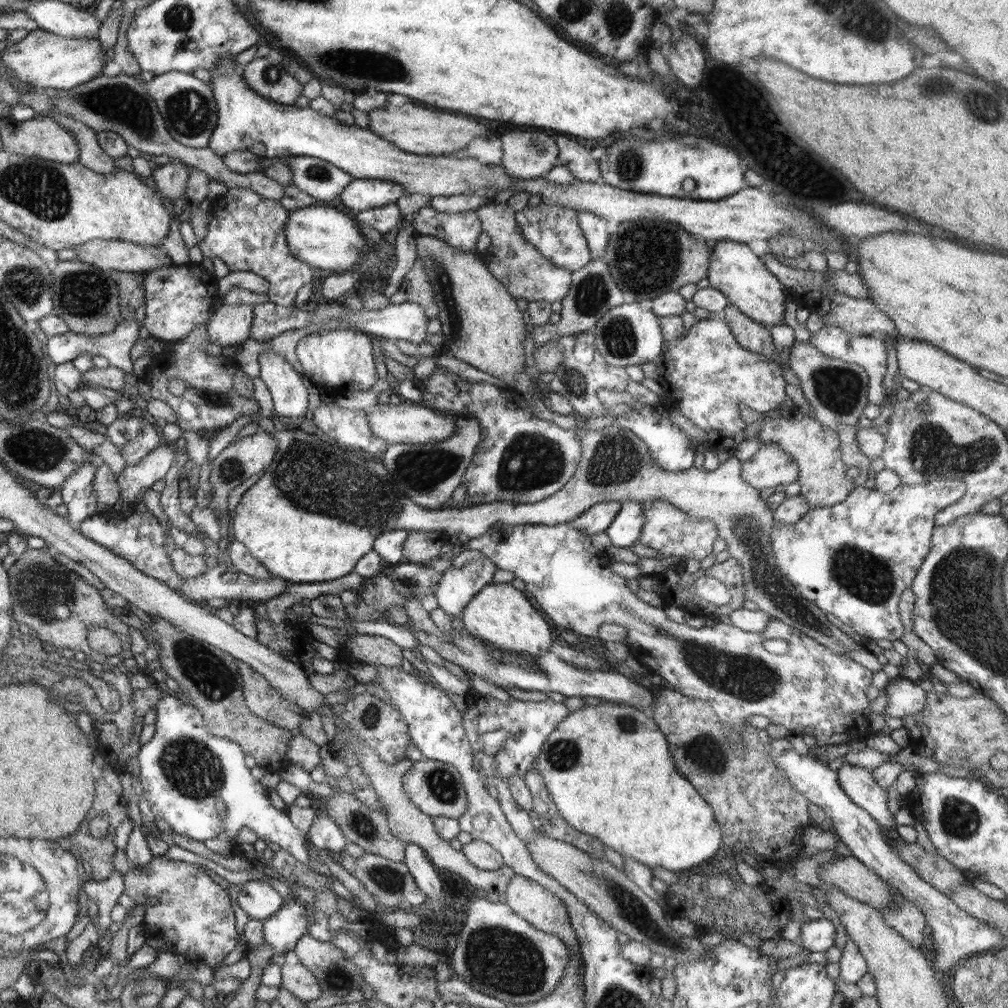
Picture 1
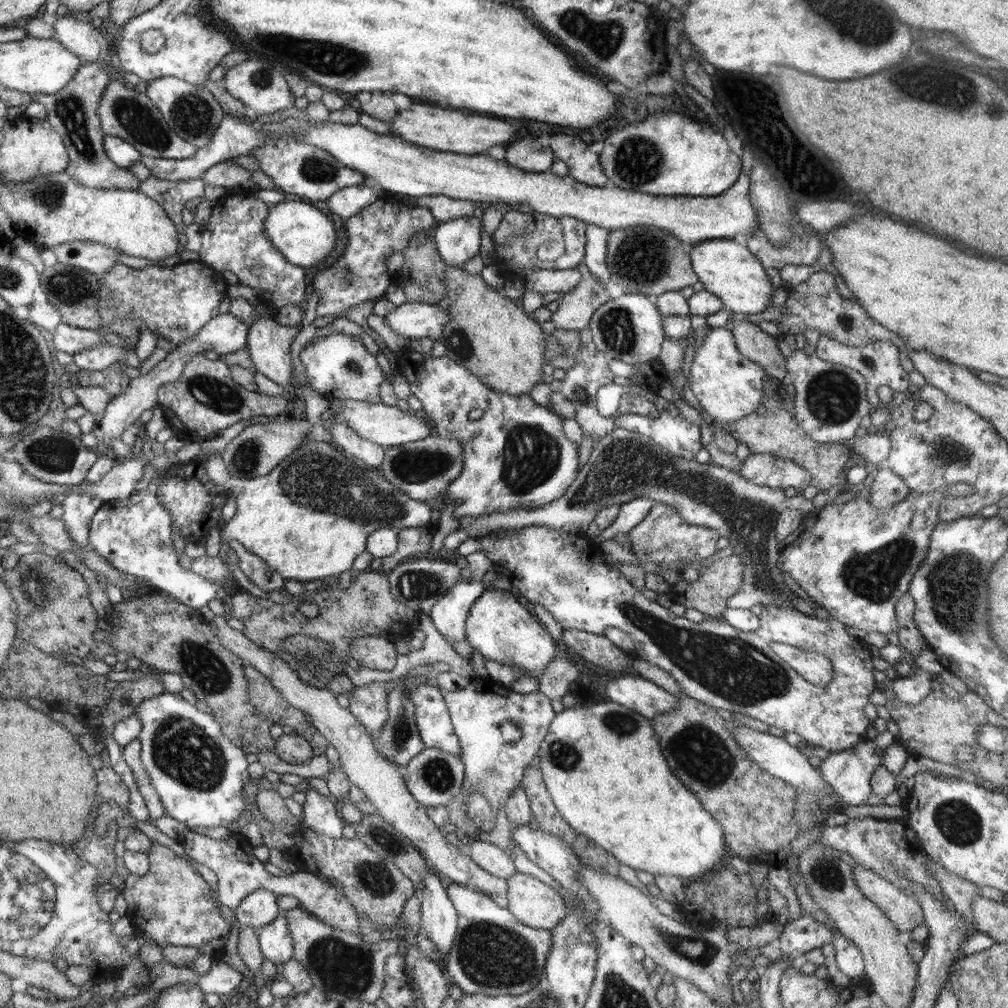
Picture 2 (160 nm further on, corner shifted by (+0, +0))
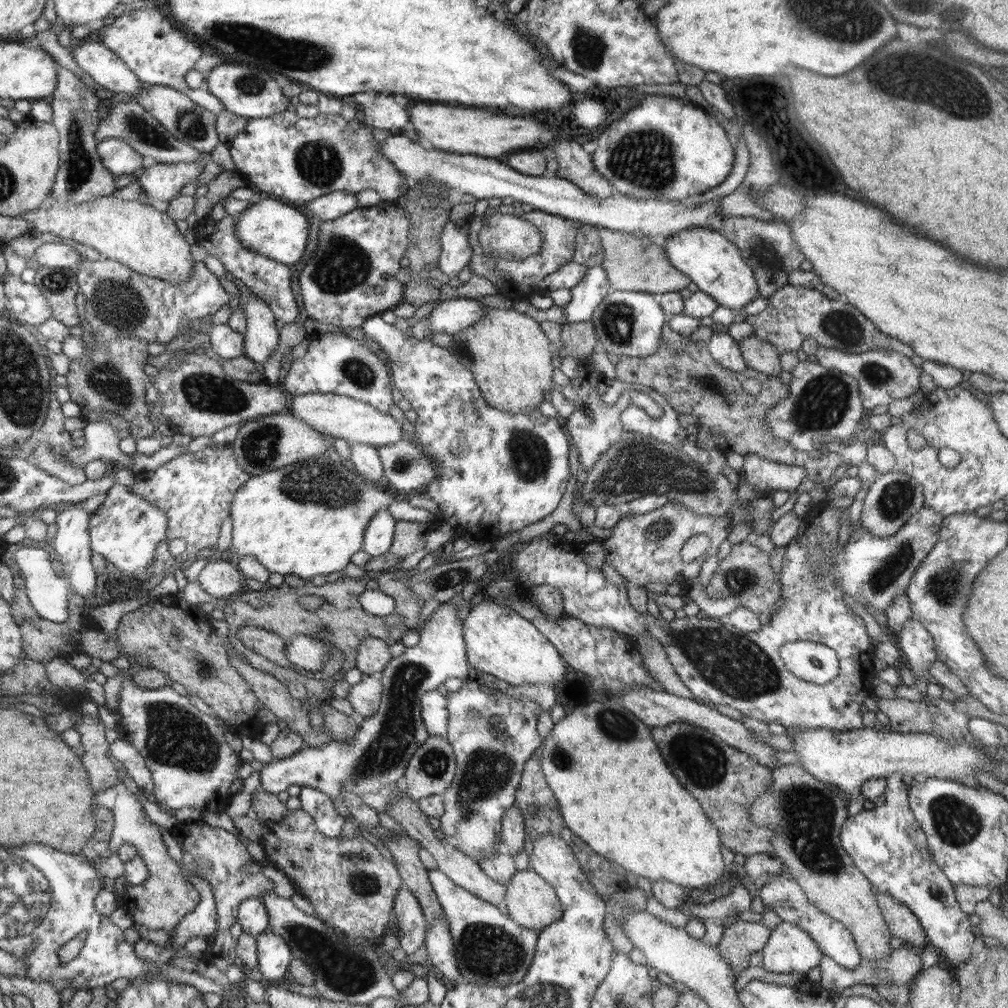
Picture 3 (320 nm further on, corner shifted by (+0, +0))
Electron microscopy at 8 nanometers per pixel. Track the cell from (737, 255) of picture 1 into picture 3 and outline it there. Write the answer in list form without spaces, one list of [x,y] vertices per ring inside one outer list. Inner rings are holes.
[[[708,228],[682,230],[676,236],[663,238],[661,243],[668,262],[686,275],[699,290],[714,298],[719,306],[740,312],[758,296],[758,285],[753,269],[741,256],[740,249],[722,234]]]

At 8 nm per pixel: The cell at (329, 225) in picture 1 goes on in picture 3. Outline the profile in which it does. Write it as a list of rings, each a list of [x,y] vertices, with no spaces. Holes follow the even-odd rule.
[[[262,196],[237,220],[236,232],[246,249],[262,254],[262,257],[281,261],[282,264],[295,265],[306,248],[308,218],[302,212],[294,210],[292,204],[282,203],[271,196]]]

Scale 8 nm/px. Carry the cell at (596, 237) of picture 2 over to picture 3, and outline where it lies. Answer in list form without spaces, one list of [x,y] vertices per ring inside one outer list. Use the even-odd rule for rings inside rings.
[[[602,265],[587,268],[581,283],[571,288],[572,301],[564,307],[566,323],[590,321],[610,289],[612,288]]]

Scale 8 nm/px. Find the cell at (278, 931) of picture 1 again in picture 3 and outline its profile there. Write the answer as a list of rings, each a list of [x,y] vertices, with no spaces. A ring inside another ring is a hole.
[[[266,931],[256,937],[258,970],[262,971],[265,983],[271,980],[280,980],[289,971],[292,953],[291,945],[285,938],[276,933]]]

